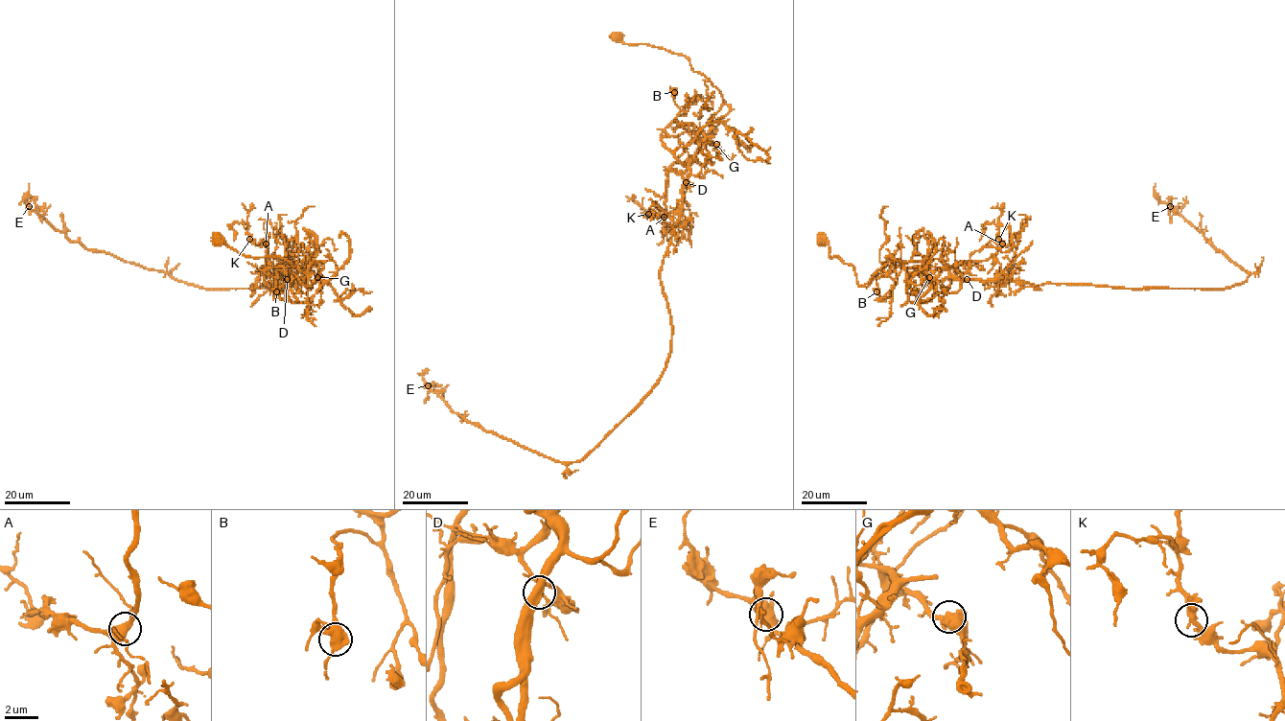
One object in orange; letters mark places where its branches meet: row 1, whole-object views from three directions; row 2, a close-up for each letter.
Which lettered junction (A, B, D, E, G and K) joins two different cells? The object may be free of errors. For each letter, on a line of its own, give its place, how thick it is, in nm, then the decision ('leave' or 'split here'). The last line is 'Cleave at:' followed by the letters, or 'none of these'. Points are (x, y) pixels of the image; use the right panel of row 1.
A: at (1002, 244); 500 nm thick; leave
B: at (876, 291); 480 nm thick; leave
D: at (967, 279); 550 nm thick; split here
E: at (1170, 206); 500 nm thick; leave
G: at (929, 277); 500 nm thick; leave
K: at (998, 239); 360 nm thick; leave
Cleave at: D

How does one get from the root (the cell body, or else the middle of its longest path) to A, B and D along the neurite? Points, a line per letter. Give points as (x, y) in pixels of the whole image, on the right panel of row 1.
A: (823, 241), (830, 257), (852, 267), (859, 286), (892, 261), (939, 259), (946, 265), (986, 261), (1002, 244)
B: (823, 241), (830, 257), (852, 267), (859, 286), (885, 276), (884, 264), (893, 267), (876, 276), (876, 291)
D: (823, 241), (830, 257), (852, 267), (859, 286), (892, 261), (939, 259), (953, 275), (967, 280)

